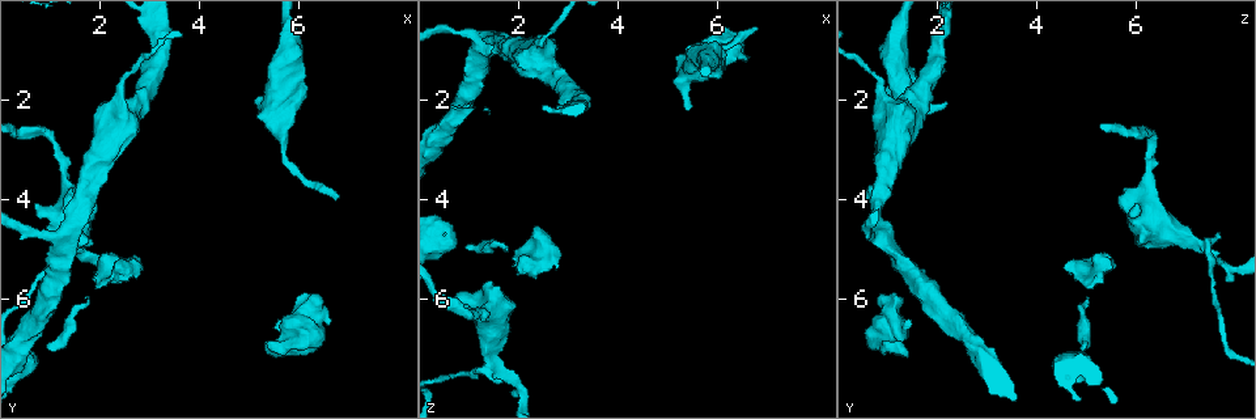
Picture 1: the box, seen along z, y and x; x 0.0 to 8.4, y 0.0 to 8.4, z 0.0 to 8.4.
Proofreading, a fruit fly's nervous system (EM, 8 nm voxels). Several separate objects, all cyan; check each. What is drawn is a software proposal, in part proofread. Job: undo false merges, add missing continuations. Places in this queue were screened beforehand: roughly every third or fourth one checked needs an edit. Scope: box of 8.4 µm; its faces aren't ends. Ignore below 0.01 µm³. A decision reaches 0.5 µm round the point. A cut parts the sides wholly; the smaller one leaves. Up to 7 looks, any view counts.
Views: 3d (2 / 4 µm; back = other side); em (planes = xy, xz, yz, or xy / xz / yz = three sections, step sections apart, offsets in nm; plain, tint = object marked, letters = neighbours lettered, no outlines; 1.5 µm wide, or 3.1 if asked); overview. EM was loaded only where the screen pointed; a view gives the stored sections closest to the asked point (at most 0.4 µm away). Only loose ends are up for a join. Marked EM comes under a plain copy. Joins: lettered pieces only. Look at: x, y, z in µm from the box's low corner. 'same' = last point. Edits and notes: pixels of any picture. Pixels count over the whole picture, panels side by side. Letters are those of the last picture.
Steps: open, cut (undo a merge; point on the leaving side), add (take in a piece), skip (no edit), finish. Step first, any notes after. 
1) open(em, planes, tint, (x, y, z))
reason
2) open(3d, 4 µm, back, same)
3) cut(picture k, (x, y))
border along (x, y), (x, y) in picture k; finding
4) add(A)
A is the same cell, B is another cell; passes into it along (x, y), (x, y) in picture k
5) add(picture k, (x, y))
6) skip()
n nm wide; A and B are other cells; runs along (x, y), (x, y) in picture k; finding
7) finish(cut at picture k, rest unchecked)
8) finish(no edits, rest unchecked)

open(3d, 2 µm, (1.55, 4.95, 7.15))

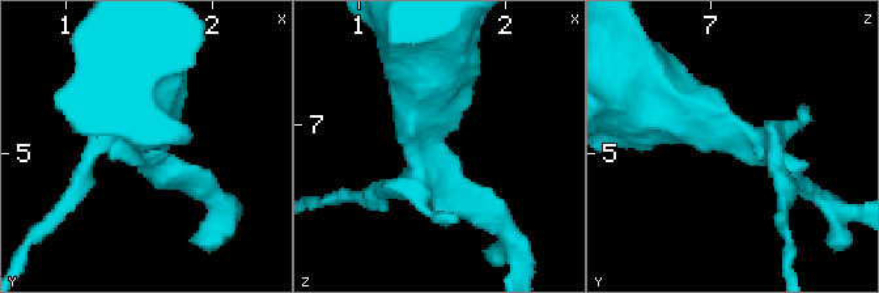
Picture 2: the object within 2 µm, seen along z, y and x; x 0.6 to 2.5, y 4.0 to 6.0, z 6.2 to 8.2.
open(em, planes, tint, (1.50, 4.94, 7.16))
3 arms

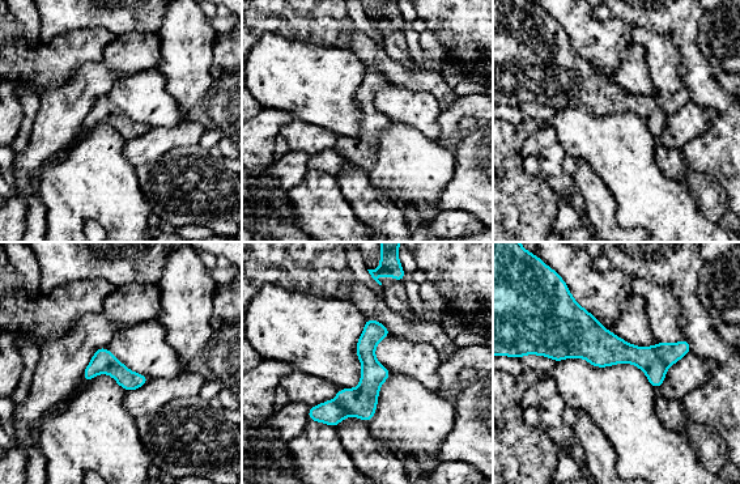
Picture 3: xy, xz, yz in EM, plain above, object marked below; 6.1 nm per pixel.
open(em, planes, letters, same)

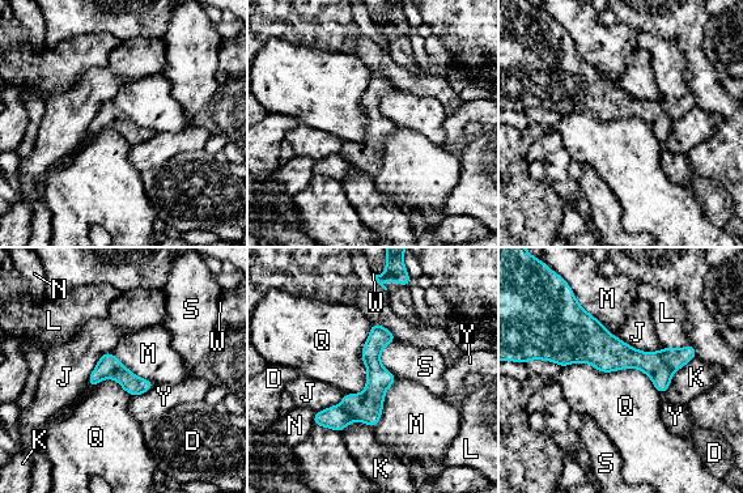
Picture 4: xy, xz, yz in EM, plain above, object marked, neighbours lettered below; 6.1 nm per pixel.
cut(picture 4, (675, 358))
110 nm wide; D, J, K, L, M, N, Q, S, W and Y are other cells; border along (658, 352), (673, 373) in picture 4; two cells meet here

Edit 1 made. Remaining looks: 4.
open(3d, 2 µm, (1.30, 3.40, 6.25))
calibre changes

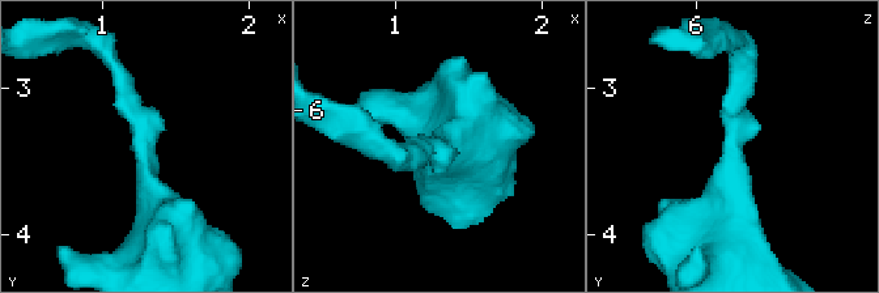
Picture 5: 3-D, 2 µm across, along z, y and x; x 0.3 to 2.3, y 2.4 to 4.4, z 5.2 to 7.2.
open(em, xy, step 8, tint, (1.28, 3.38, 6.28))

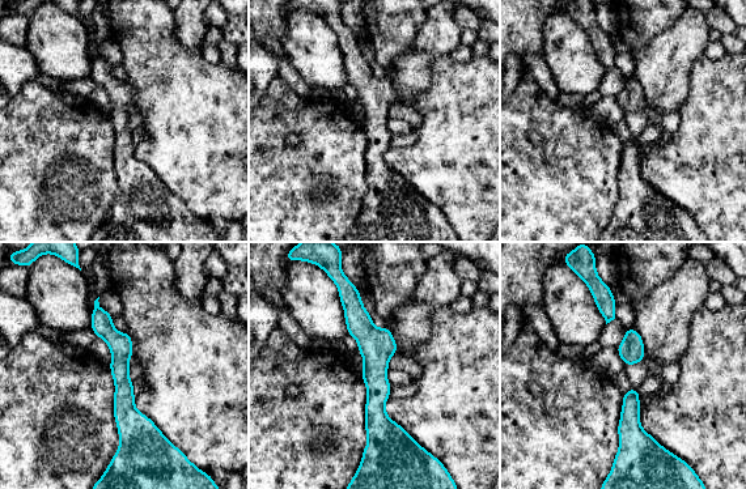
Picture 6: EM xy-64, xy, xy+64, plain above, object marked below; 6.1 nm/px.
open(em, yz, step 4, letters, same)

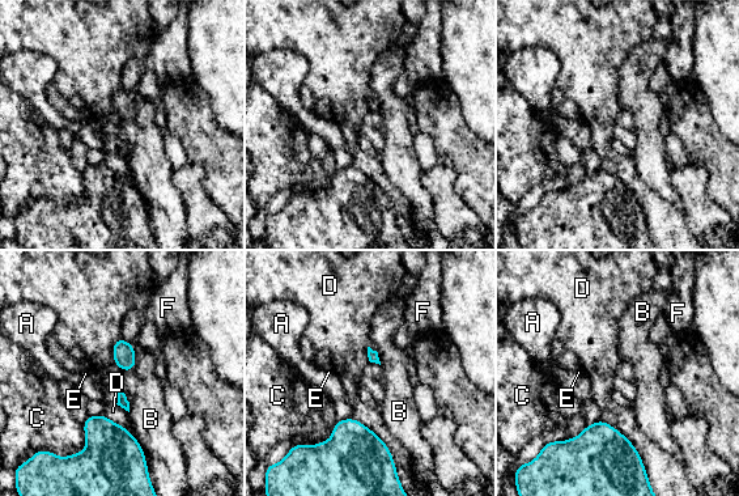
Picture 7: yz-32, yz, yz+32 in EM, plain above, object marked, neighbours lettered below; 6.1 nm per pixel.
skip()
30 nm wide; A, B, C, D, E and F are other cells; border along (102, 412), (88, 416) in picture 7; all the same cell

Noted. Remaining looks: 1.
finish(cut at picture 4, rest unchecked)

